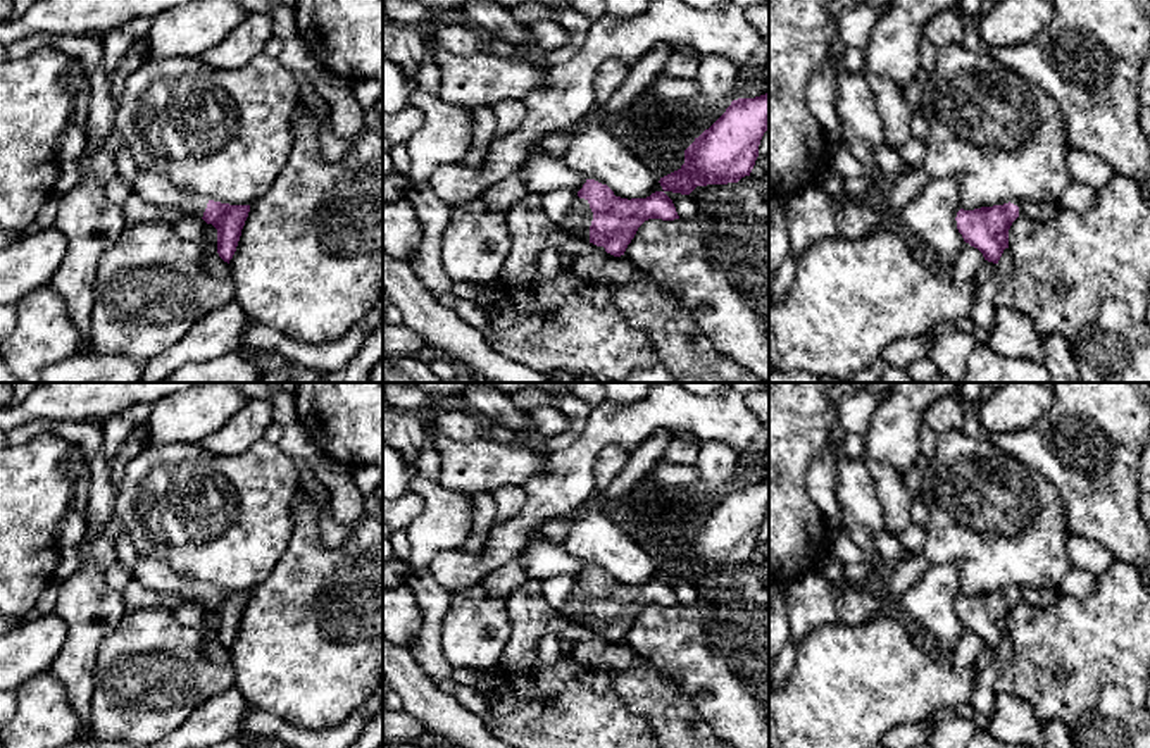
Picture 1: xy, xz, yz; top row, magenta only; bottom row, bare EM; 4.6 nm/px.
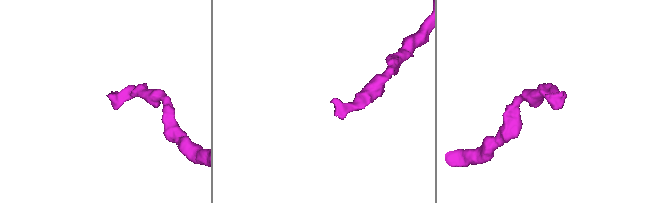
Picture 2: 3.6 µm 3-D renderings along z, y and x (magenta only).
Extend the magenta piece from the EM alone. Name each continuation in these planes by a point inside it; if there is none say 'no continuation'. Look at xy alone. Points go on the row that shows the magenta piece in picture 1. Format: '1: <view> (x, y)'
1: xy (156, 188)

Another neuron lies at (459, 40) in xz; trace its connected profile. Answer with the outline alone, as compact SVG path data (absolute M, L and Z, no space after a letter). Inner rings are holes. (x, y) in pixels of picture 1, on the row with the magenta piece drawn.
M448 24L436 29L433 40L450 53L469 57L484 50L478 33L471 28Z

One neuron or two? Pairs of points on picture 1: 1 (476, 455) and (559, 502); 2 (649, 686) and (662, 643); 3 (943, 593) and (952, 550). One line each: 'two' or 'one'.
1: two
2: two
3: two

